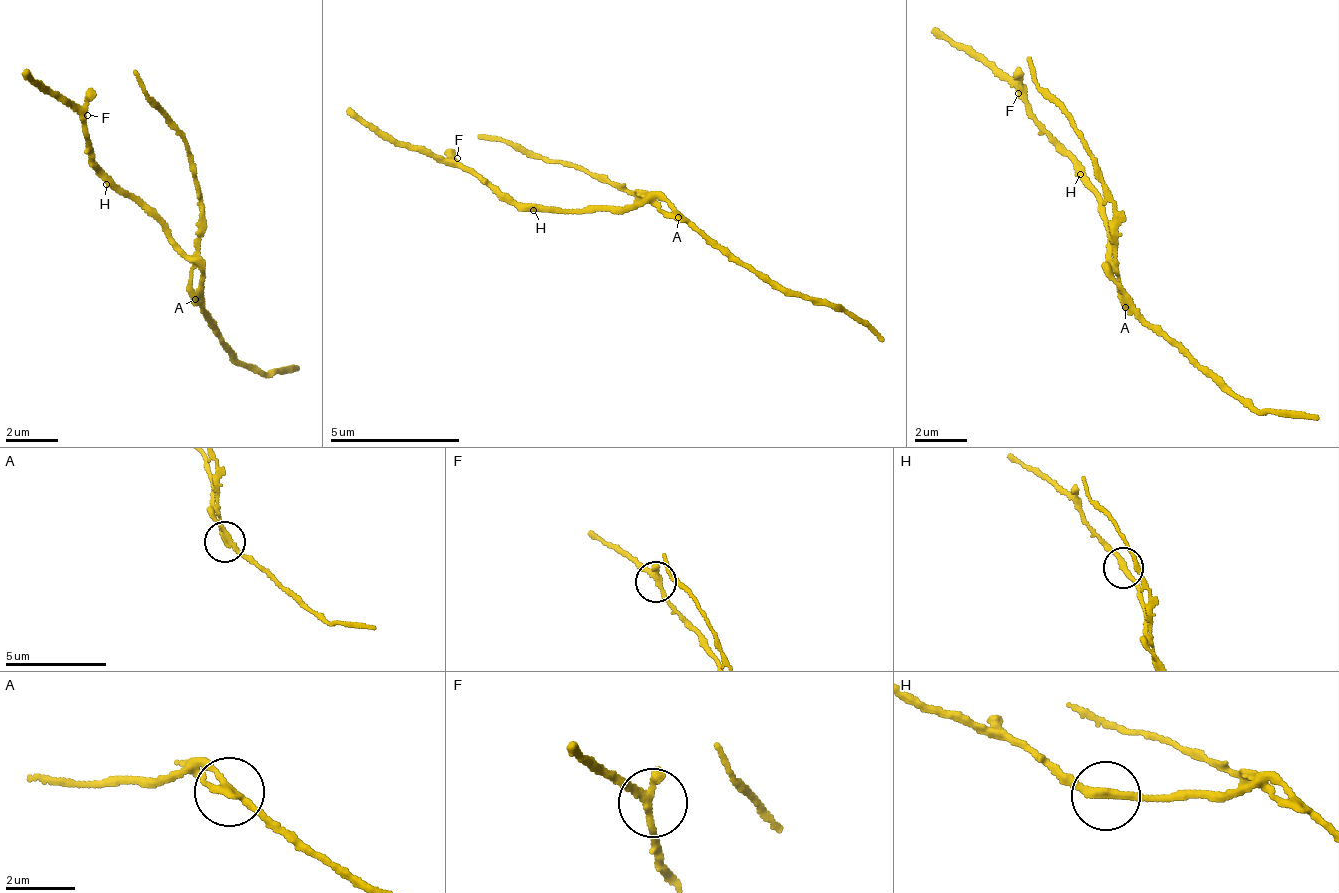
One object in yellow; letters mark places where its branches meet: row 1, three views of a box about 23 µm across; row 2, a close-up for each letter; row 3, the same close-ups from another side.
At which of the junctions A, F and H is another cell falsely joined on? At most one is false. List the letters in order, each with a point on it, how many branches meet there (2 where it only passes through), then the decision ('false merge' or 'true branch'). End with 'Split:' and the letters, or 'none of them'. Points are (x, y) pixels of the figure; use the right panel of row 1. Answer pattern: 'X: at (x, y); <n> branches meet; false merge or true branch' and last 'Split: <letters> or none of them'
A: at (1125, 307); 2 branches meet; false merge
F: at (1018, 93); 2 branches meet; true branch
H: at (1080, 174); 2 branches meet; true branch
Split: A

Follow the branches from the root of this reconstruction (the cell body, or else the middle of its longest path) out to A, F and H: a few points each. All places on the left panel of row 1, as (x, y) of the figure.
A: (164, 238), (190, 263), (193, 300)
F: (164, 238), (164, 231), (129, 195), (123, 196), (100, 171), (92, 156), (84, 121), (87, 115)
H: (164, 238), (164, 231), (129, 195), (118, 196), (106, 184)

